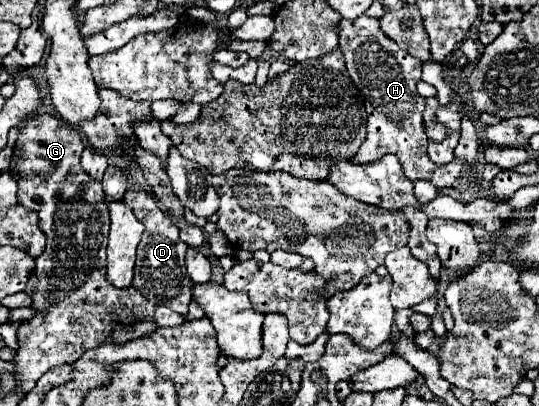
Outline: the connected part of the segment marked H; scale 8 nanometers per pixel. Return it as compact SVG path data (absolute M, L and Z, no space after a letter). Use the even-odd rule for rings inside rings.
M360 16L356 20L340 20L338 36L348 74L358 86L368 112L368 138L354 156L354 162L370 164L386 154L394 154L410 182L428 180L436 188L450 188L462 176L464 162L458 162L456 158L446 166L434 166L434 162L428 160L428 138L422 130L422 96L416 92L416 84L422 78L422 62L386 38L378 26L378 18Z

